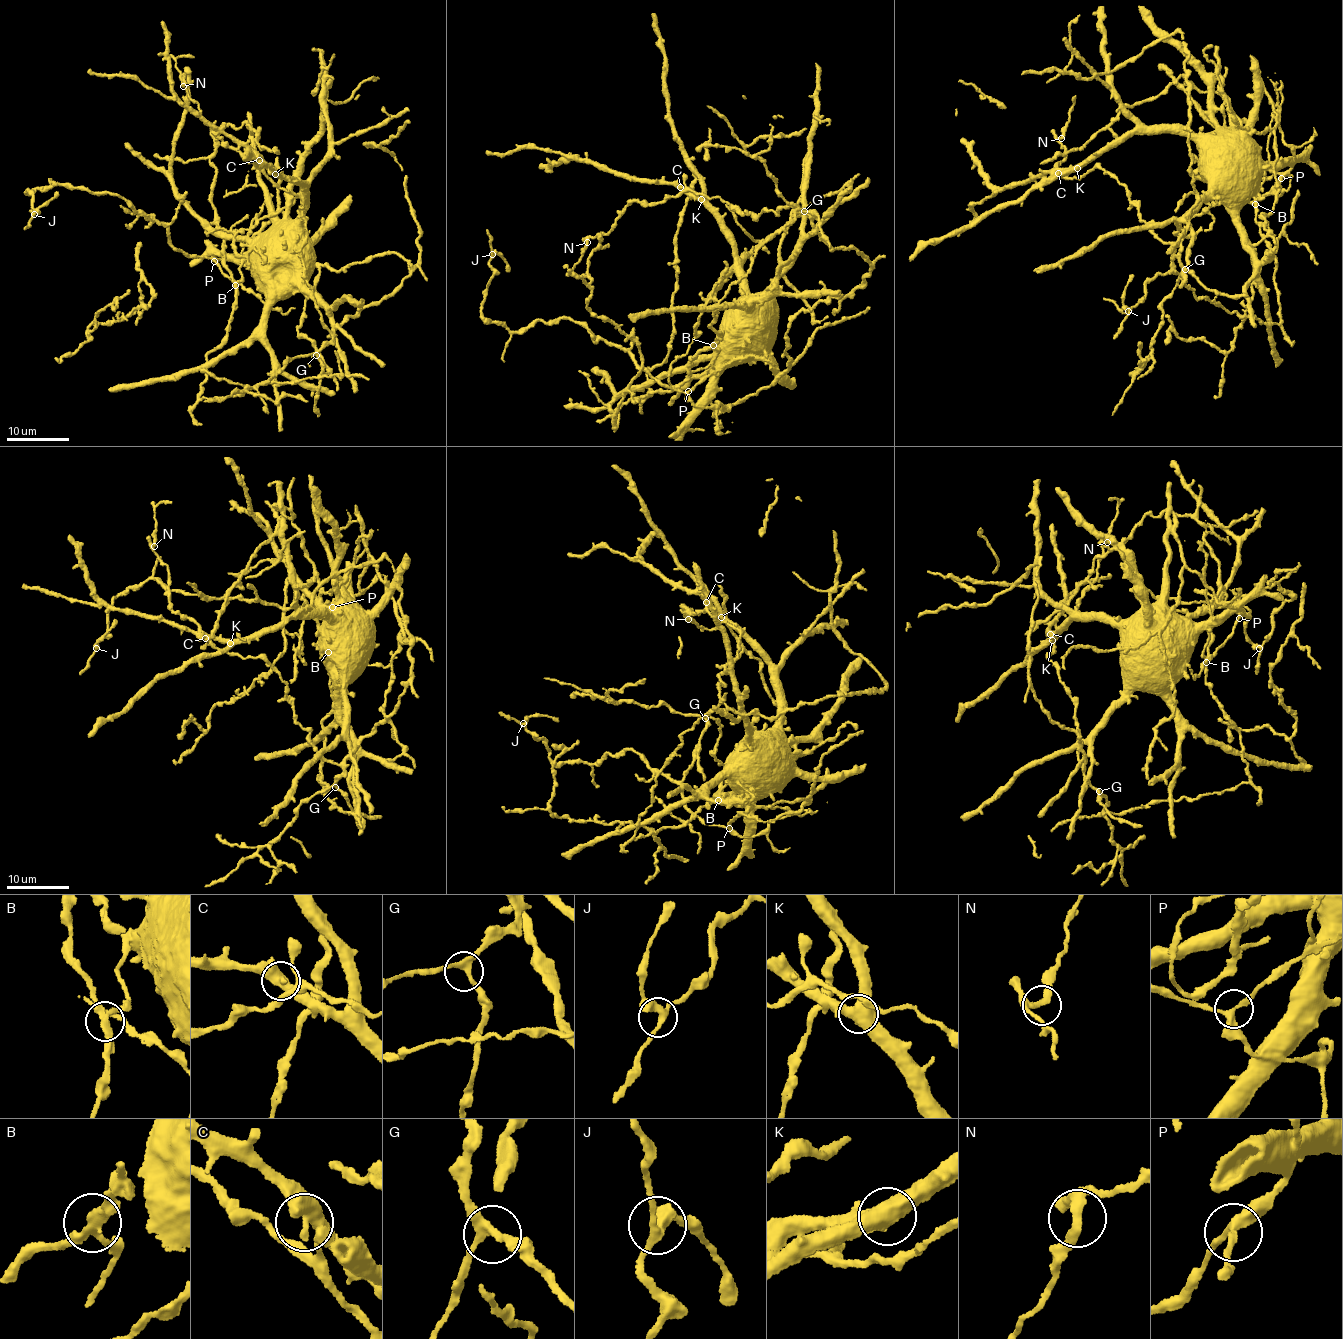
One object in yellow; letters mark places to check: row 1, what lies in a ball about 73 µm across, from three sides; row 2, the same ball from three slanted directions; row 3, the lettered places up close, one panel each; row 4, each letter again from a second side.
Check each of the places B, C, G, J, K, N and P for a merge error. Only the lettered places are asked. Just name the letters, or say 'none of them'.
B

